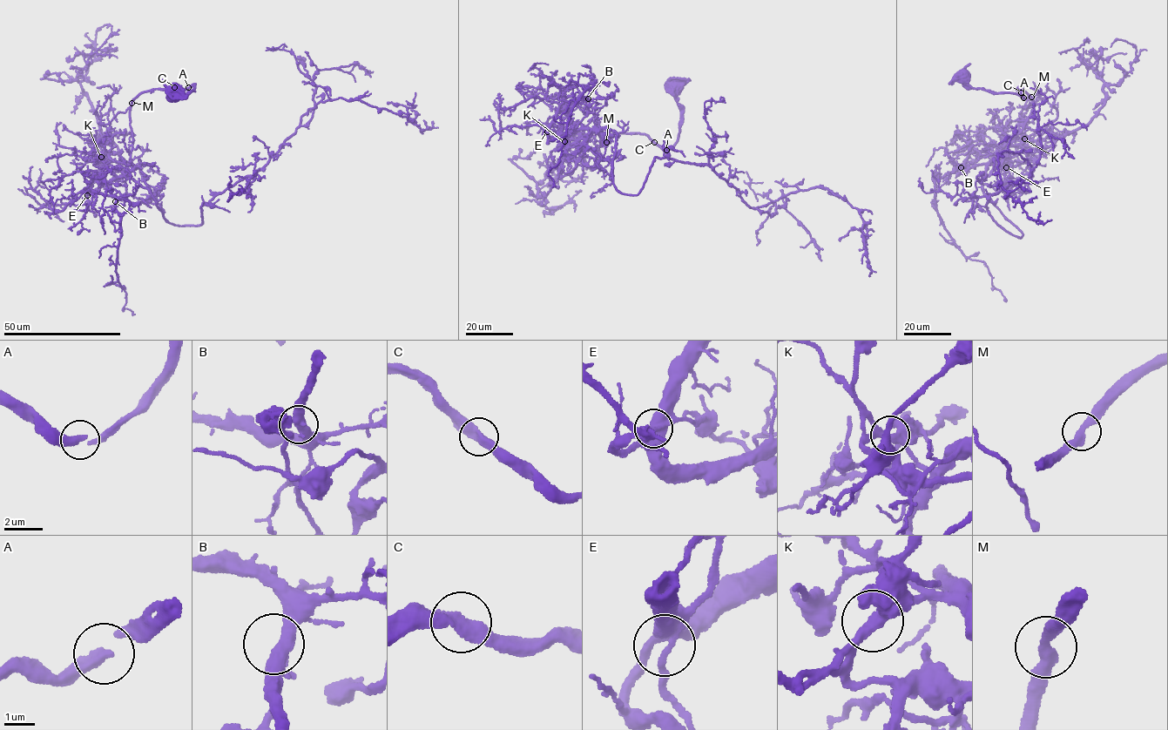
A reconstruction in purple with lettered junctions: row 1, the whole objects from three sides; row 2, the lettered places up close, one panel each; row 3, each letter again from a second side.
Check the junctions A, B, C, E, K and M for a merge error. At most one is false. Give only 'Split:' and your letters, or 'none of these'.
Split: none of these

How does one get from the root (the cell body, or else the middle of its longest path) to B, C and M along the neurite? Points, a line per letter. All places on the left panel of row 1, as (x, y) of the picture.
B: (178, 90), (183, 96), (196, 84), (151, 89), (131, 103), (131, 167), (109, 183), (120, 195), (115, 201)
C: (178, 90), (179, 89), (183, 96), (192, 91), (196, 84), (185, 89), (174, 87)
M: (178, 90), (179, 89), (183, 96), (192, 91), (196, 84), (185, 89), (151, 89), (142, 91), (131, 103)

